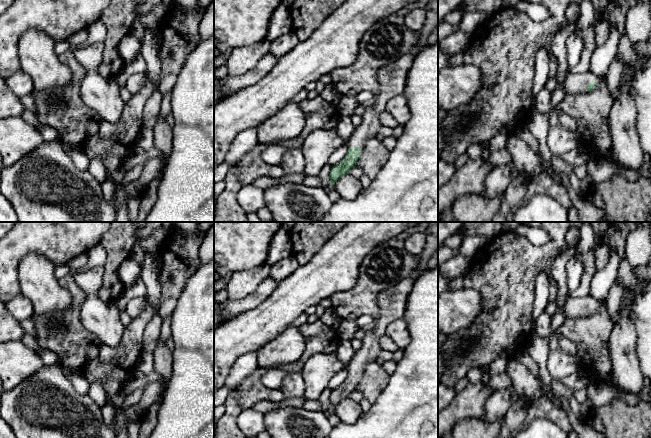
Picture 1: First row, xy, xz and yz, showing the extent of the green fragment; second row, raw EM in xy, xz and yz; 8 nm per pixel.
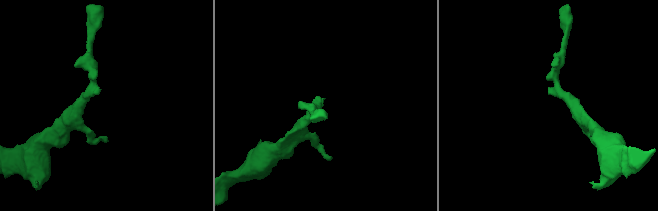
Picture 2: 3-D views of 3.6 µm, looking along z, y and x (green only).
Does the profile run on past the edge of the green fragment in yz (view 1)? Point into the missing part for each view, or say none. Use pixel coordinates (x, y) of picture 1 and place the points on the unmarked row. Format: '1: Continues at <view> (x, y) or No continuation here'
1: Continues at yz (573, 307)

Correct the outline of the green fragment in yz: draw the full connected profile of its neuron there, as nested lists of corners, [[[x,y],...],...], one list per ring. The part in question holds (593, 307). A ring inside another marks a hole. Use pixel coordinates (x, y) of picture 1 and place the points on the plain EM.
[[[568,294],[565,298],[563,313],[567,318],[581,318],[594,313],[598,305],[599,302],[589,295],[575,298]]]

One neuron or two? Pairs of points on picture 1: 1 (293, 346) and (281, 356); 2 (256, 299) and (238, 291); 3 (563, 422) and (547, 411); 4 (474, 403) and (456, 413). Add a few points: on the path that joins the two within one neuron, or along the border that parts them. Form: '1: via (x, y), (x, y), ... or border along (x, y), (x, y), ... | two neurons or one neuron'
1: via (290, 347), (284, 353) | one neuron
2: border along (264, 279), (254, 290), (244, 296), (228, 299) | two neurons
3: via (559, 418), (551, 413) | one neuron
4: via (470, 403), (465, 404), (460, 409) | one neuron

